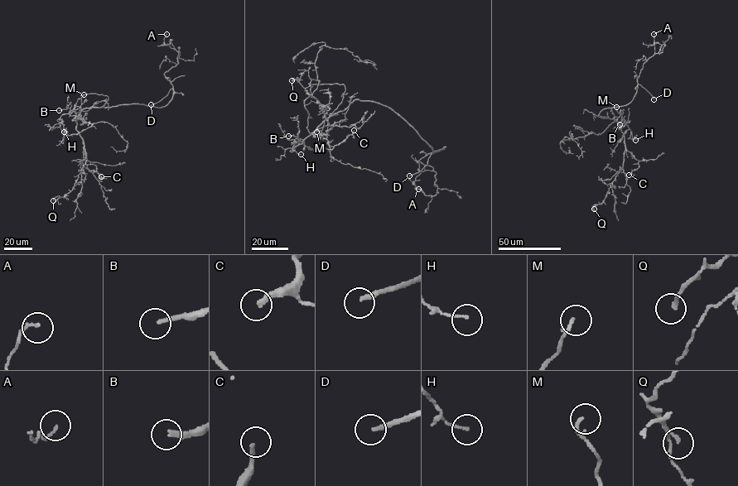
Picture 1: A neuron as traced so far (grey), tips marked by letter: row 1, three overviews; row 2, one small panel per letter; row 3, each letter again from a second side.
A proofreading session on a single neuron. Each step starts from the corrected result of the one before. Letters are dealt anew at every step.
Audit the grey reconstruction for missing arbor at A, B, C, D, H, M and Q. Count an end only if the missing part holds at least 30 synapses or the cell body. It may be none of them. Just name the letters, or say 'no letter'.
B, C, D

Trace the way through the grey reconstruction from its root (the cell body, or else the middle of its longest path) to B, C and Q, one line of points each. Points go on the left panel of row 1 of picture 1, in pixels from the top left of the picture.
B: (106, 108), (84, 108), (78, 115), (71, 116), (69, 108), (59, 110)
C: (106, 108), (84, 108), (77, 118), (76, 130), (84, 145), (82, 162), (85, 168), (101, 176)
Q: (106, 108), (84, 108), (78, 116), (76, 130), (82, 139), (86, 162), (73, 189), (65, 196), (53, 200)

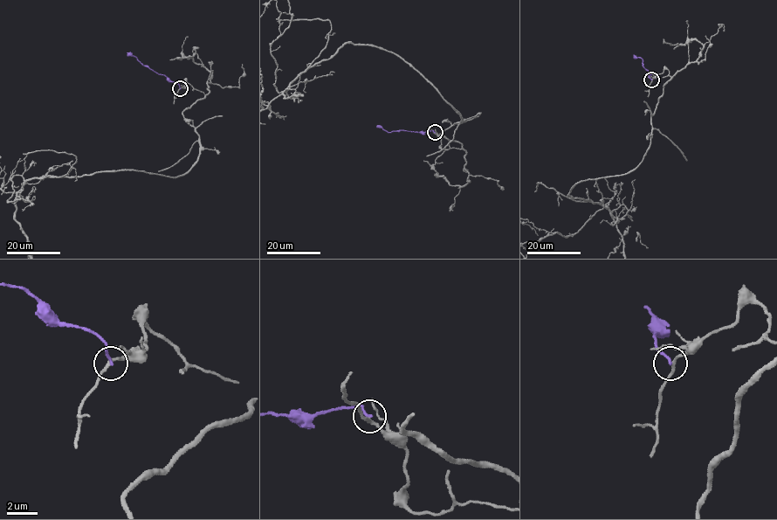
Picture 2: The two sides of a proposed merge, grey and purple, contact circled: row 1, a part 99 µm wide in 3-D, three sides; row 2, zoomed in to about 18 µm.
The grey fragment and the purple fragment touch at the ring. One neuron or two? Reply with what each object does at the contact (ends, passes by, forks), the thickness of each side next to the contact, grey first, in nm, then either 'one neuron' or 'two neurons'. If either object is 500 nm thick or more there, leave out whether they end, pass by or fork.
grey passes by | purple ends | 190/180 nm | two neurons

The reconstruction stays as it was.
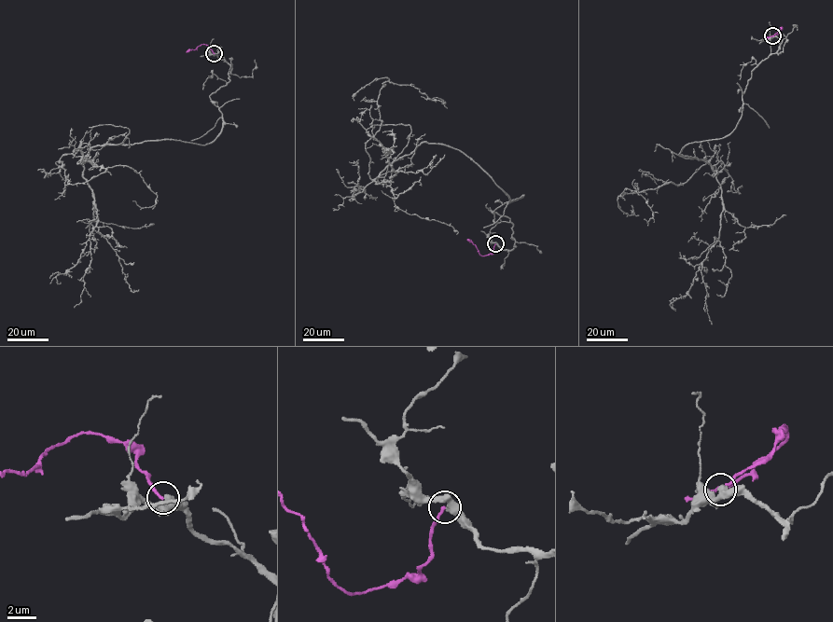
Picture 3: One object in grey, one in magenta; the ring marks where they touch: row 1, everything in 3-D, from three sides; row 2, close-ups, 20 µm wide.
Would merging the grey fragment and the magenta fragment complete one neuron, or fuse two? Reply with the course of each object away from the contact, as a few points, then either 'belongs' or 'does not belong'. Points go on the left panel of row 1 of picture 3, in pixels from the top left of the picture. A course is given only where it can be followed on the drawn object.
course grey (214, 53), (231, 74), (210, 143), (79, 146), (157, 196), (132, 200); course magenta (214, 53), (208, 45), (201, 44), (187, 51); does not belong

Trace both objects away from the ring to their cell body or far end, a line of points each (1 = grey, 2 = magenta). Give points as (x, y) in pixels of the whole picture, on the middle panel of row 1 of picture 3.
1: (495, 243), (509, 198), (459, 150), (367, 173), (382, 84), (445, 102), (421, 96)
2: (495, 243), (492, 253), (480, 255), (467, 239)

